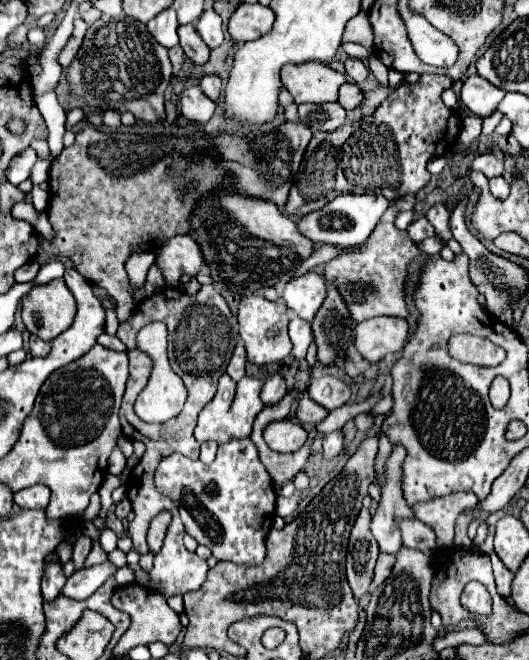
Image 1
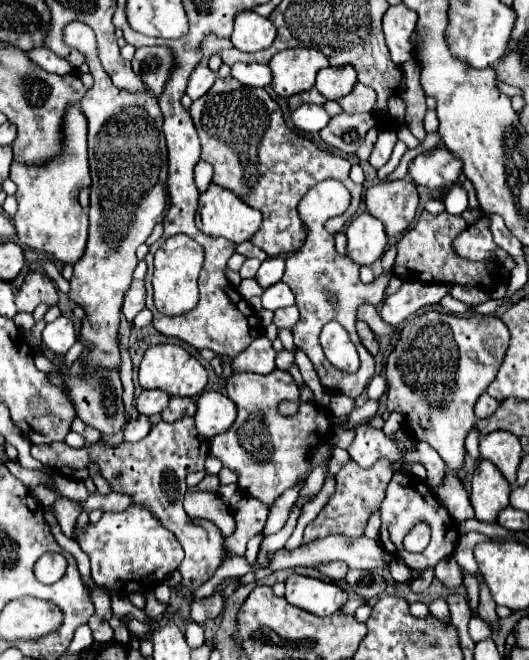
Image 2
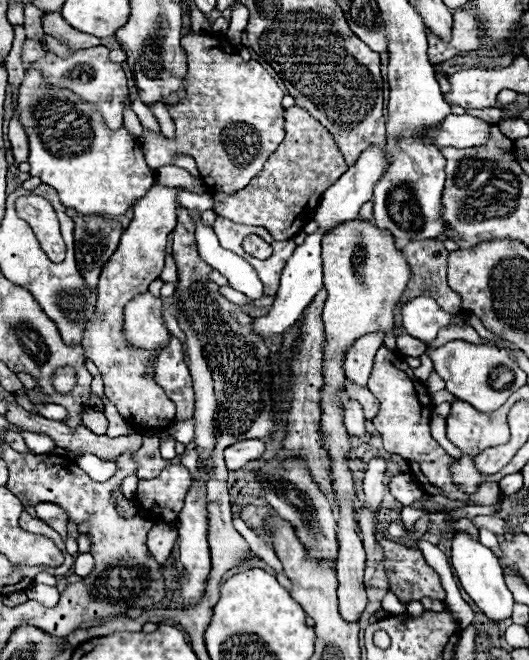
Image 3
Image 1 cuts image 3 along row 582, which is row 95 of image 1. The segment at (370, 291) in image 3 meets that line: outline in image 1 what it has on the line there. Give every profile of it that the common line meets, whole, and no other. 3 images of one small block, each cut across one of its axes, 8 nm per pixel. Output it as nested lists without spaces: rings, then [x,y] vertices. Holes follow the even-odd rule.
[[[346,82],[346,84],[340,86],[340,98],[338,98],[338,102],[340,102],[346,110],[358,108],[360,102],[362,102],[362,98],[364,98],[364,94],[362,94],[362,90],[358,88],[358,84]]]

